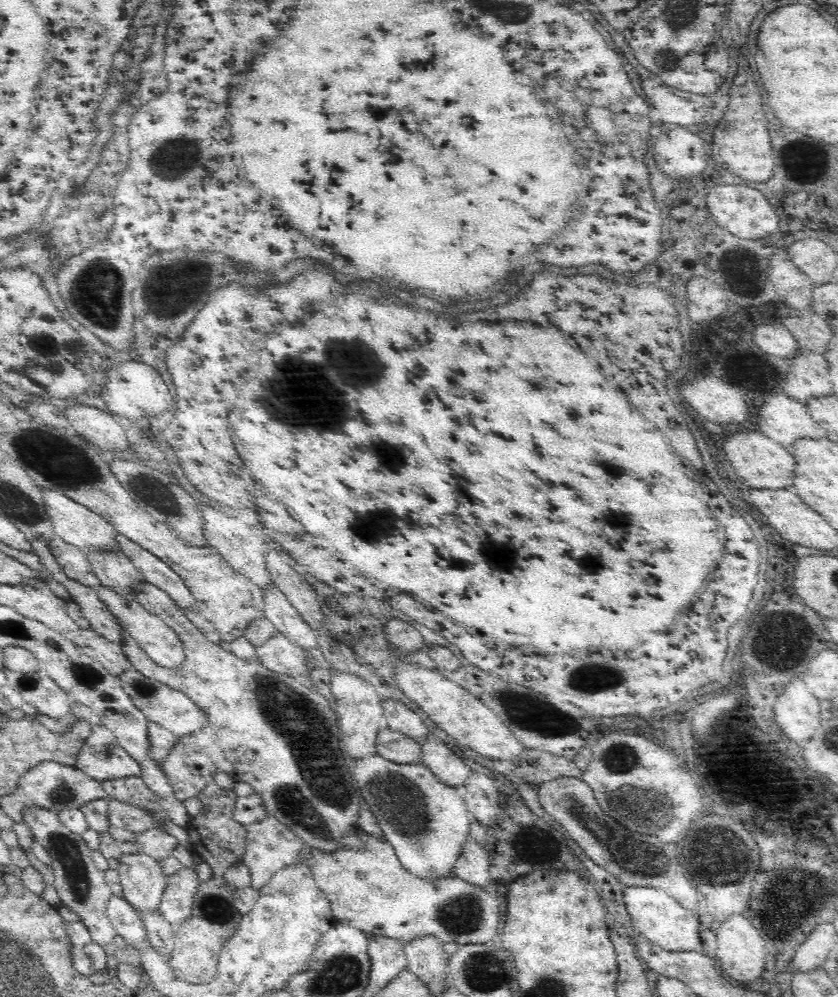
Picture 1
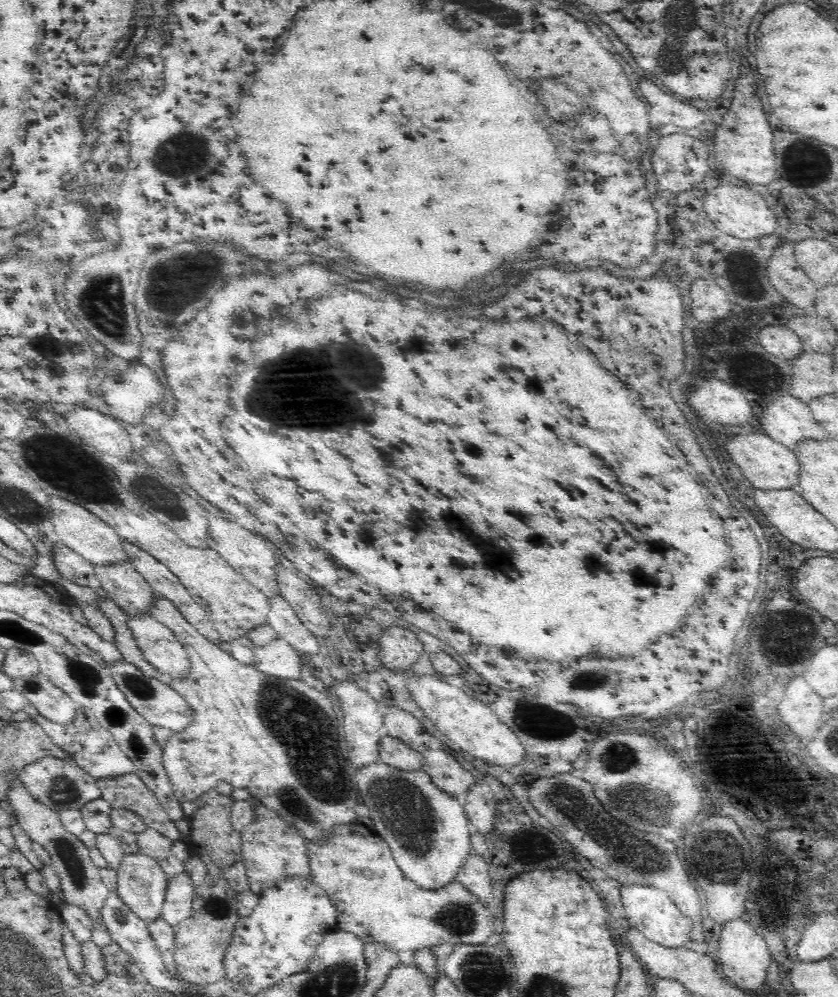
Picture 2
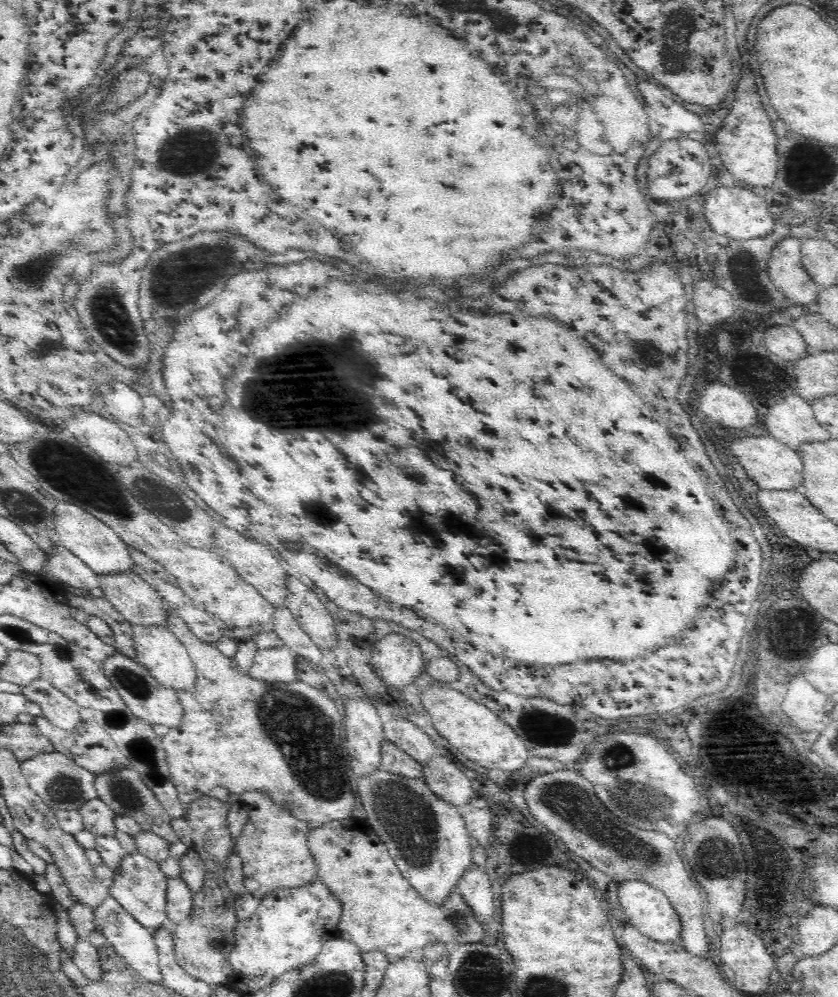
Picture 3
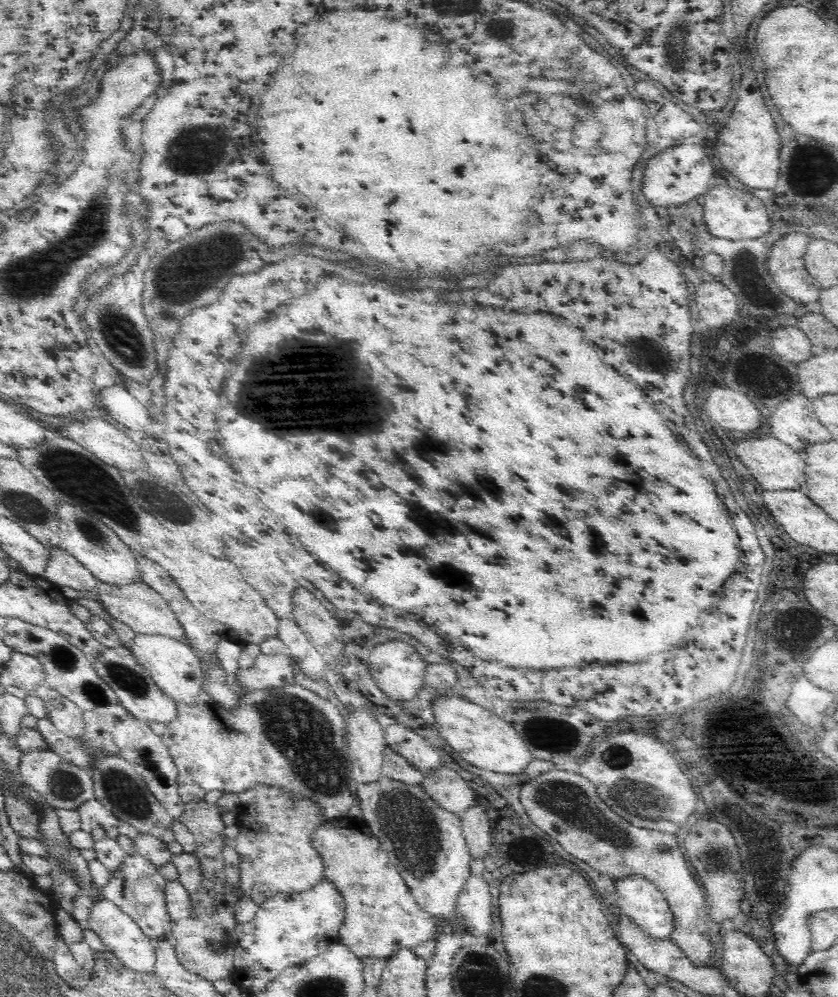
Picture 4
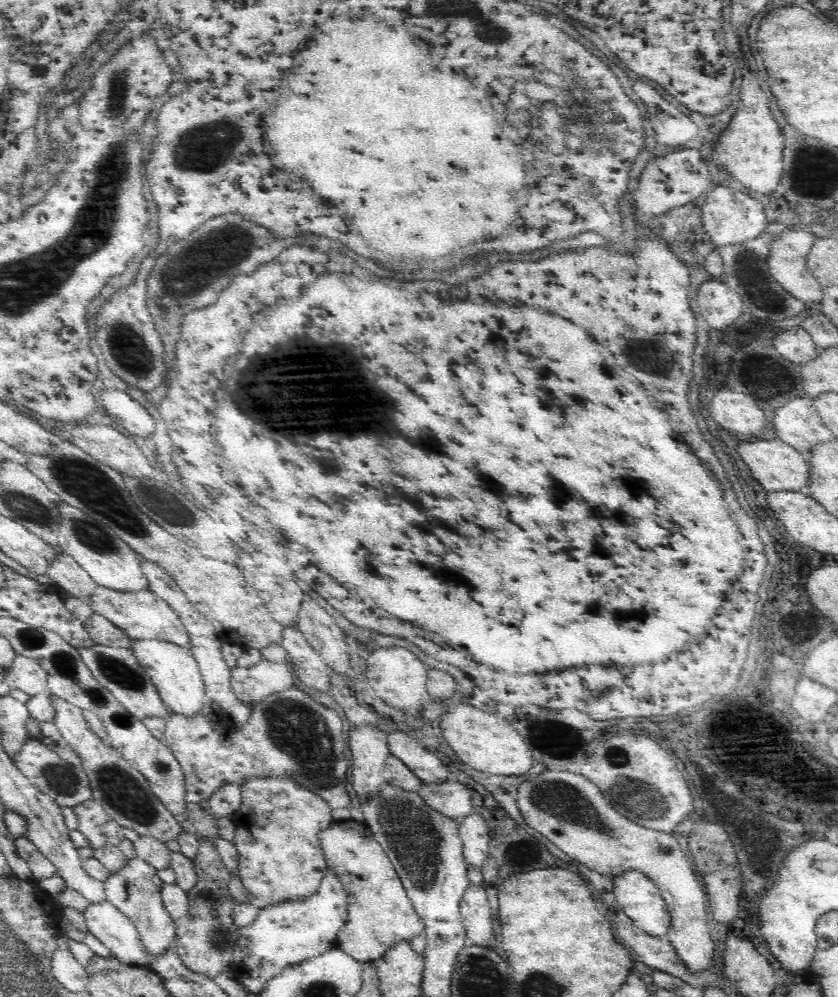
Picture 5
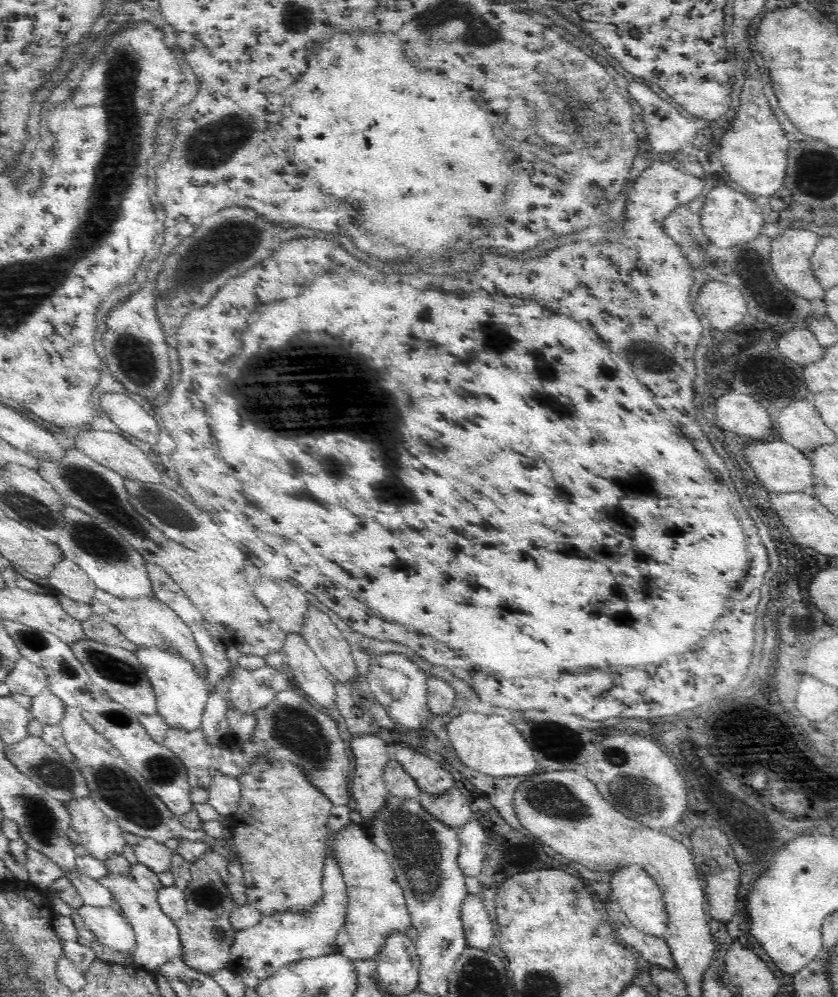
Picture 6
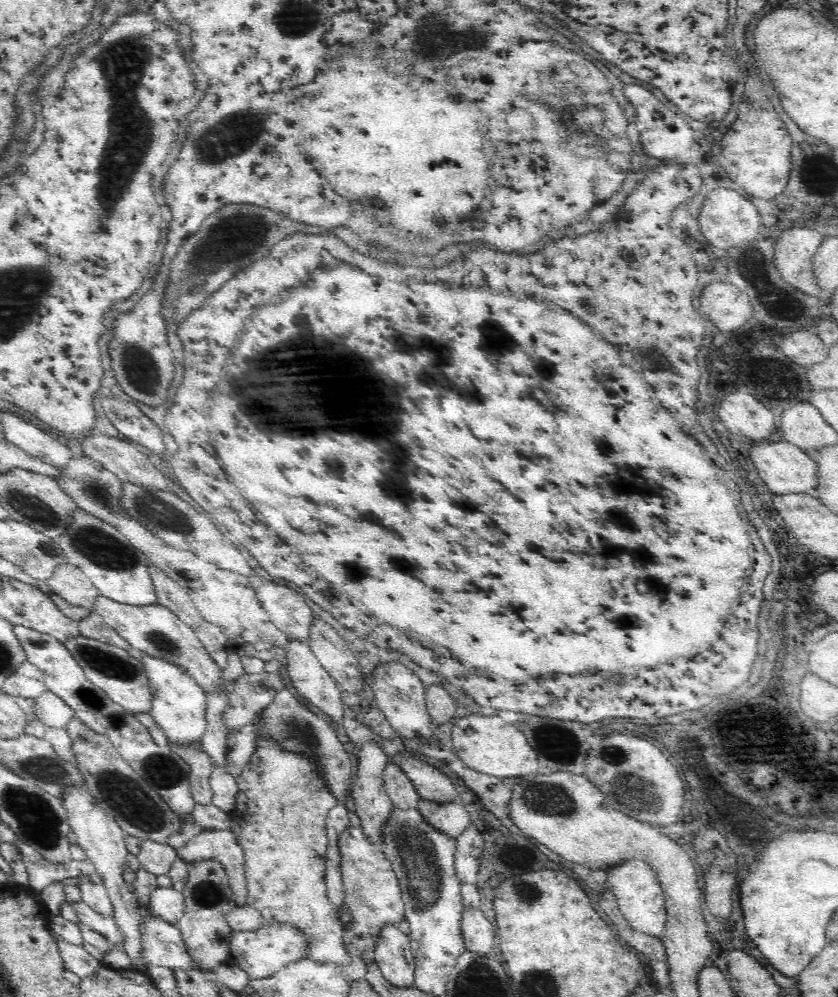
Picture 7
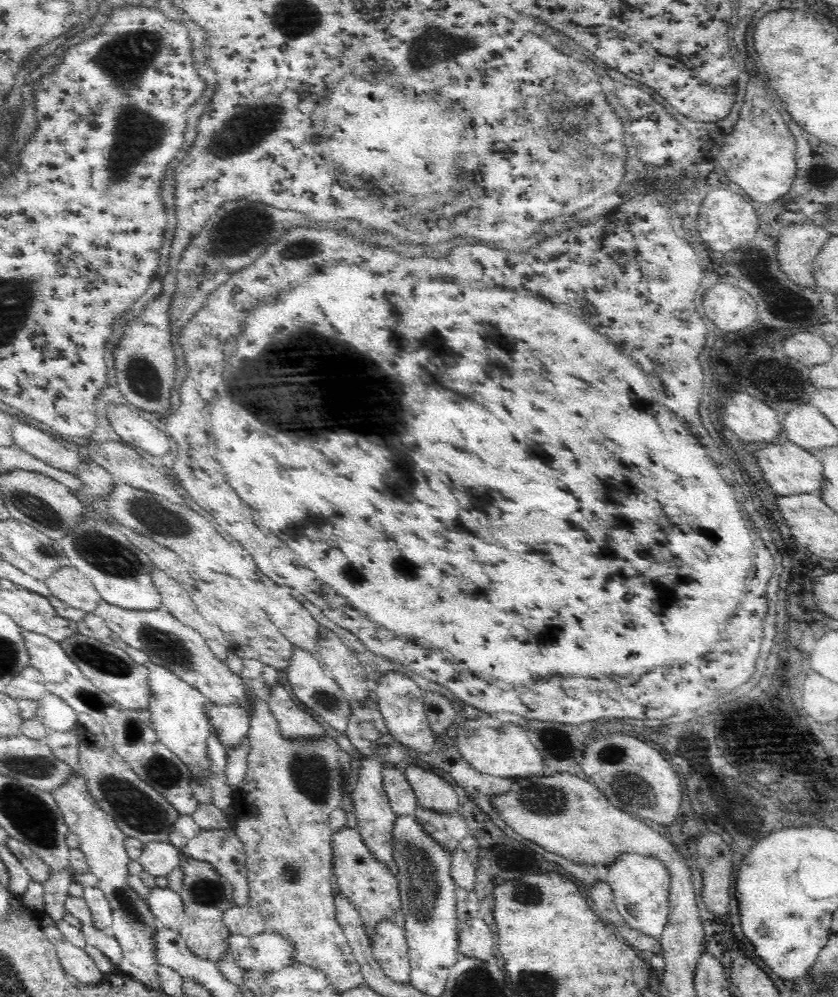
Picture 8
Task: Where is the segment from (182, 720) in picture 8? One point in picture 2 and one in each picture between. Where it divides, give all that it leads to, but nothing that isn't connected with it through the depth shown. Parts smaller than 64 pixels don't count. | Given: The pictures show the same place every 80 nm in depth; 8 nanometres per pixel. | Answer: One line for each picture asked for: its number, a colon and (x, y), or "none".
2: (159, 645)
3: (158, 649)
4: (174, 666)
5: (174, 670)
6: (181, 693)
7: (179, 703)

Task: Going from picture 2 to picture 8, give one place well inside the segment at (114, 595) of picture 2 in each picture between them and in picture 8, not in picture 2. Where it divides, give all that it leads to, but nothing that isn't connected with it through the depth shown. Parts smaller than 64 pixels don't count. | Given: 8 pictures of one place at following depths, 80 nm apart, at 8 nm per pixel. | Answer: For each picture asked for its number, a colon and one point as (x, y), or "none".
3: (132, 597)
4: (136, 604)
5: (141, 614)
6: (148, 622)
7: (152, 628)
8: (166, 640)

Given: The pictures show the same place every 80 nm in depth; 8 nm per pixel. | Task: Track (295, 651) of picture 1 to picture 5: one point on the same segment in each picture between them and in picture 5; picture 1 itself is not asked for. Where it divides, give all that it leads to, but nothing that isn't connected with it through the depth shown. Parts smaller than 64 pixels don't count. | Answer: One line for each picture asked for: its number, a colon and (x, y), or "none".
2: (278, 658)
3: (278, 663)
4: (269, 670)
5: (250, 684)

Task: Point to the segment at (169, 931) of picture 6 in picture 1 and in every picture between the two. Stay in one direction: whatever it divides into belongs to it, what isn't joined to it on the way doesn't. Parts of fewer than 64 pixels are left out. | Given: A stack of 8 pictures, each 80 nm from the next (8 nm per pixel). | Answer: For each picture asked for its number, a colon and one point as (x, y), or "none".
1: (143, 879)
2: (142, 883)
3: (140, 886)
4: (137, 887)
5: (135, 889)

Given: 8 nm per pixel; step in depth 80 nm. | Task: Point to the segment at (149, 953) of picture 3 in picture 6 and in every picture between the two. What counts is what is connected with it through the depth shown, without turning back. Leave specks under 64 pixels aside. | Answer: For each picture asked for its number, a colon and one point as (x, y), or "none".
4: (120, 935)
5: (104, 921)
6: (110, 927)

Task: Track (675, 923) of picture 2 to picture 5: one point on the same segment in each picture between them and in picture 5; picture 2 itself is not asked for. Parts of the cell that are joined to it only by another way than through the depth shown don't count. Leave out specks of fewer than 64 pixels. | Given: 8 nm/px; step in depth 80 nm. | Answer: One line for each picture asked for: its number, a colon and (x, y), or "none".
3: (648, 909)
4: (640, 900)
5: (635, 893)

